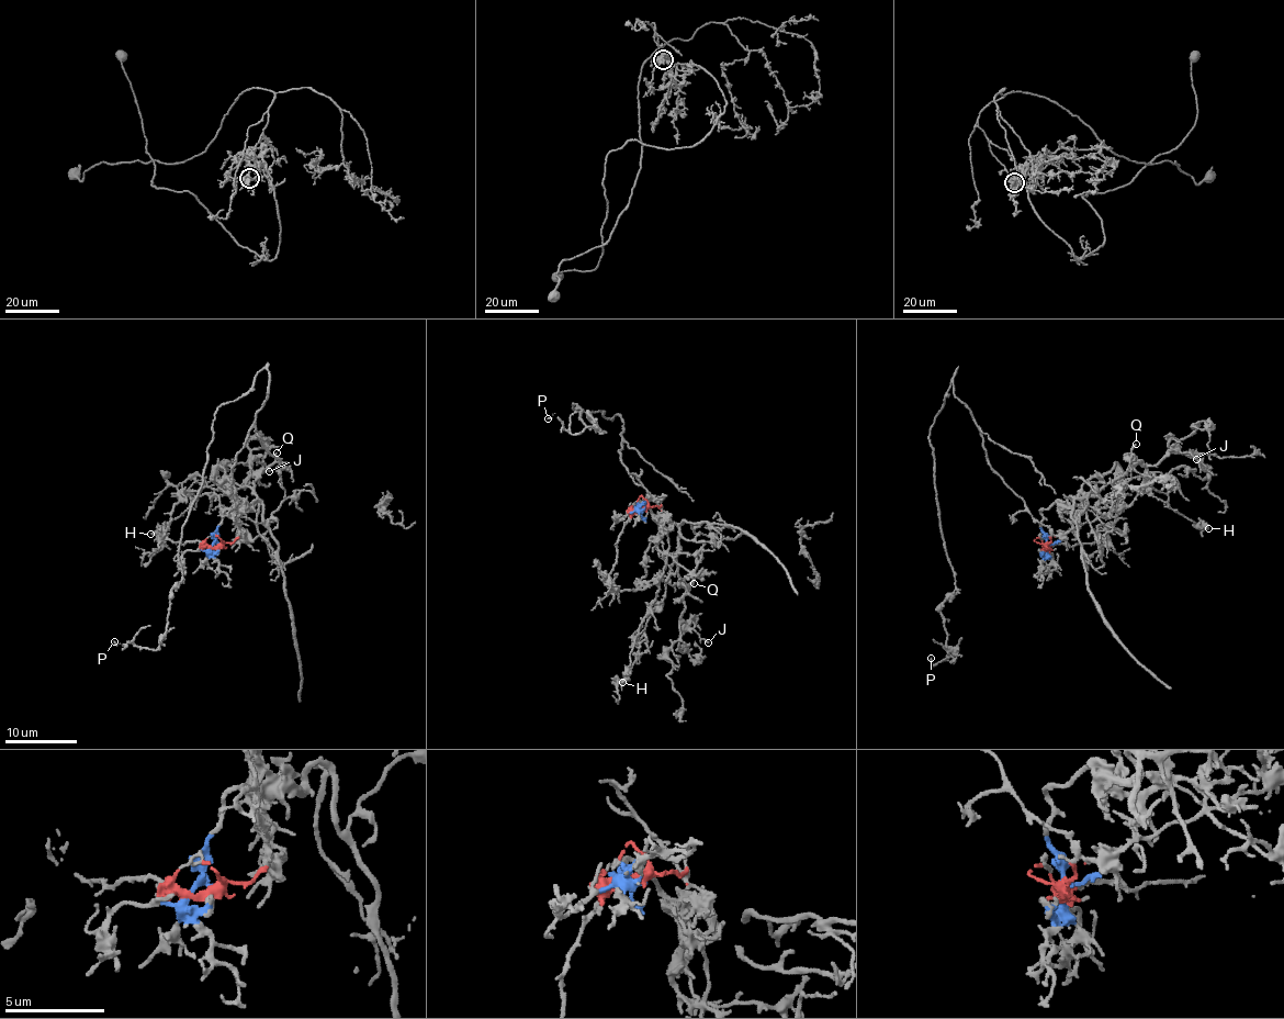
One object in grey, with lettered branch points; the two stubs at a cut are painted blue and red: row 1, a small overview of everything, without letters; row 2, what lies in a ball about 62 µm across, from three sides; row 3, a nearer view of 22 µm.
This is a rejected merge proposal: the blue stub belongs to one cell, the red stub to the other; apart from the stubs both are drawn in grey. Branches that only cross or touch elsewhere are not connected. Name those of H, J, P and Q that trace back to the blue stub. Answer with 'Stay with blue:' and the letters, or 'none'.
Stay with blue: J, Q

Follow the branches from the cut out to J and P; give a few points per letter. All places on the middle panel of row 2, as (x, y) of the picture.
J: (645, 511), (637, 505), (645, 503), (656, 516), (678, 529), (676, 571), (686, 586), (683, 622), (708, 642)
P: (645, 508), (660, 506), (620, 457), (621, 416), (573, 403), (598, 426), (574, 434), (548, 418)

